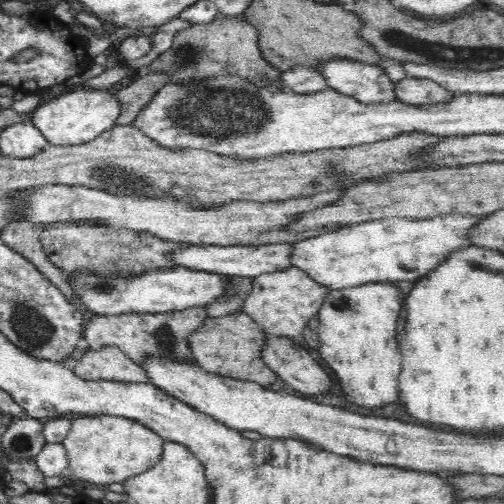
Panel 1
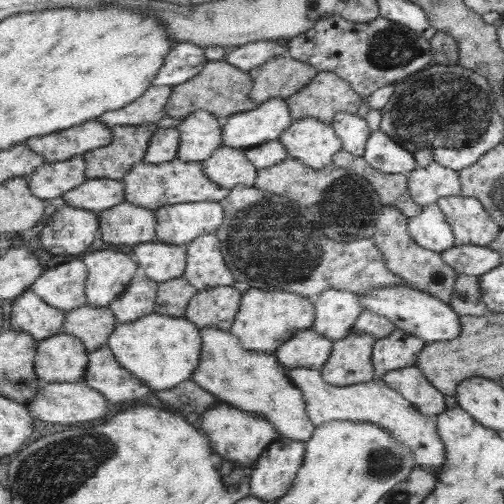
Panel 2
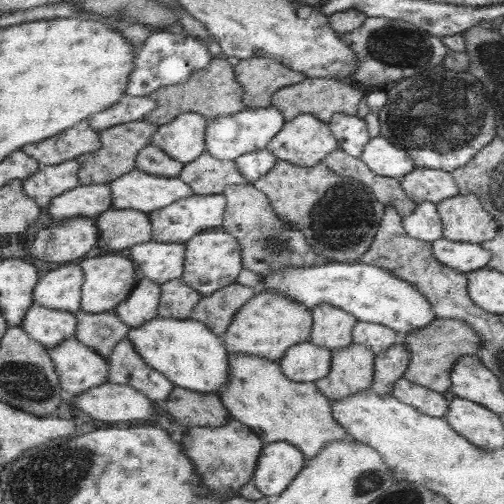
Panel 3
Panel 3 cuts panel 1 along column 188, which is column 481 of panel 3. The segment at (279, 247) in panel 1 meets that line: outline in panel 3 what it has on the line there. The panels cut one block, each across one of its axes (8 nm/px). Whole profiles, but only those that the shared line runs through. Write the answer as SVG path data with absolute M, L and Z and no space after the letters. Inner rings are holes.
M443 236L435 242L431 242L431 248L433 248L433 258L439 264L453 268L459 274L469 274L473 270L485 268L487 262L491 260L489 250L483 250L479 244L453 242Z

